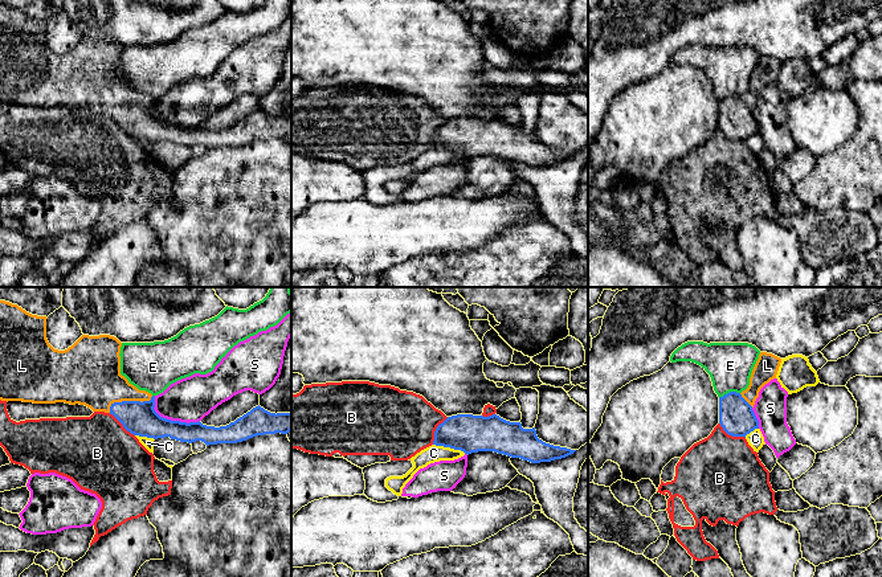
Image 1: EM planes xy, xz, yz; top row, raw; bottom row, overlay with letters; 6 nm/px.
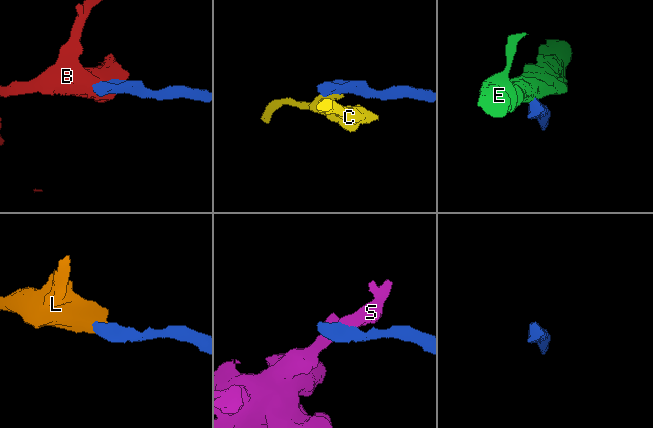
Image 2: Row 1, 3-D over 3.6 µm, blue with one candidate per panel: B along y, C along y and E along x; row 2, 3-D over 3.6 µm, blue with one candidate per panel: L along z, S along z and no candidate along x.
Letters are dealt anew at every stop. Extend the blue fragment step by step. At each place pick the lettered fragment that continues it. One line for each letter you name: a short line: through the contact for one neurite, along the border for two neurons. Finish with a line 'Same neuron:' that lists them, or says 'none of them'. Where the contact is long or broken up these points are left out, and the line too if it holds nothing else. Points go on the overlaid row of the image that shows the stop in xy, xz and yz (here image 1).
L: line xy (139, 418), (129, 401), (103, 389), (94, 380)
Same neuron: L

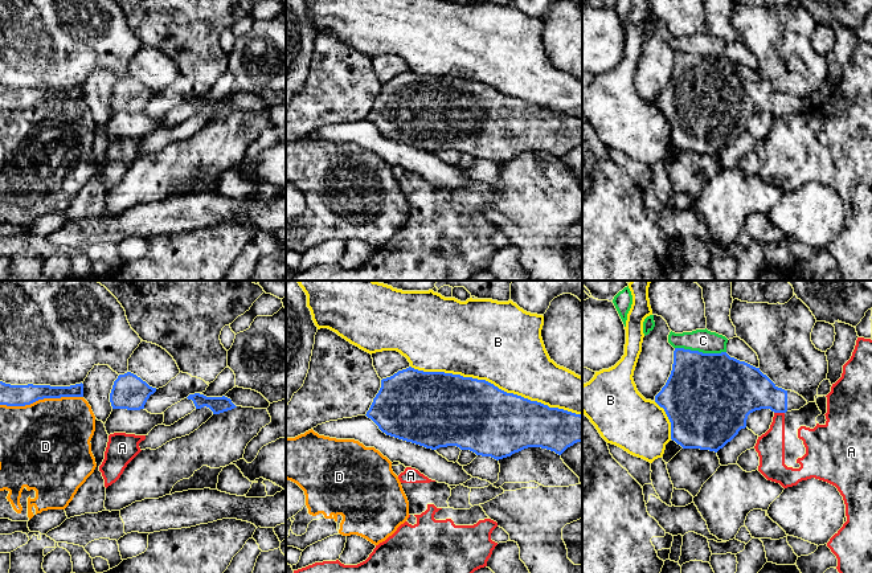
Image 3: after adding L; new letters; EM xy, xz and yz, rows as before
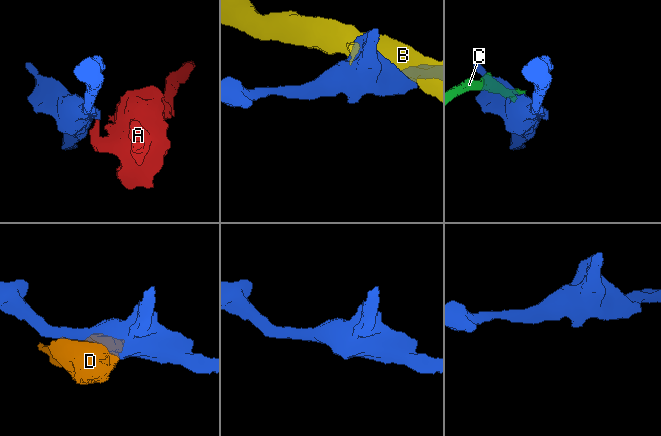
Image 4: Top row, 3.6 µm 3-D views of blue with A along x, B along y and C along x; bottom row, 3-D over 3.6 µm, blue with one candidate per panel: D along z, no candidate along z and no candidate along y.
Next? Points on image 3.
Same neuron: none of them

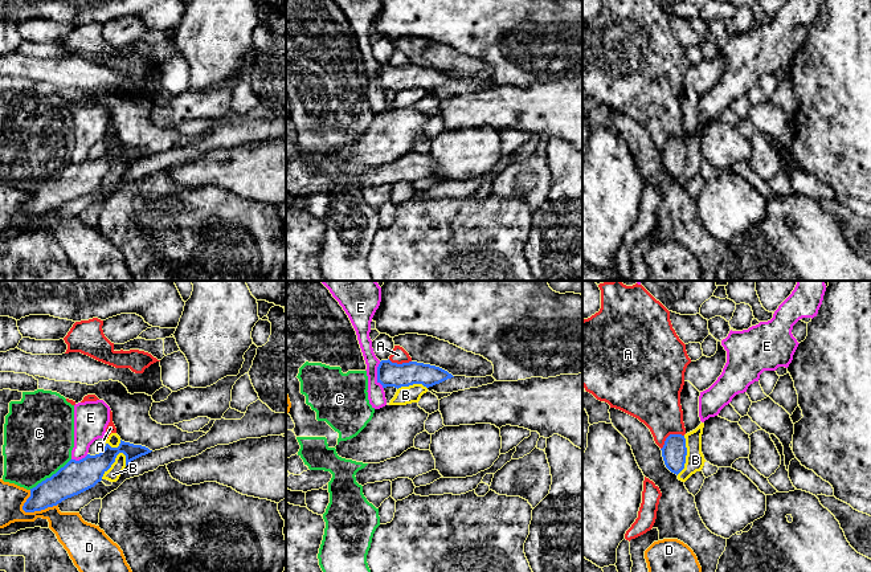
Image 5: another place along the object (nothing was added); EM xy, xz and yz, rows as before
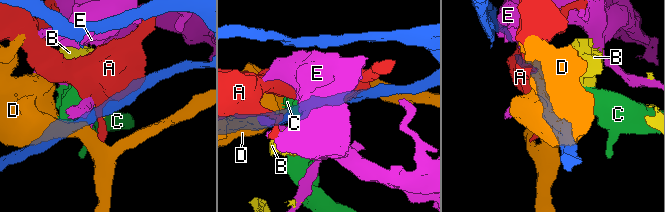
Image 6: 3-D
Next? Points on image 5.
Same neuron: none of them

